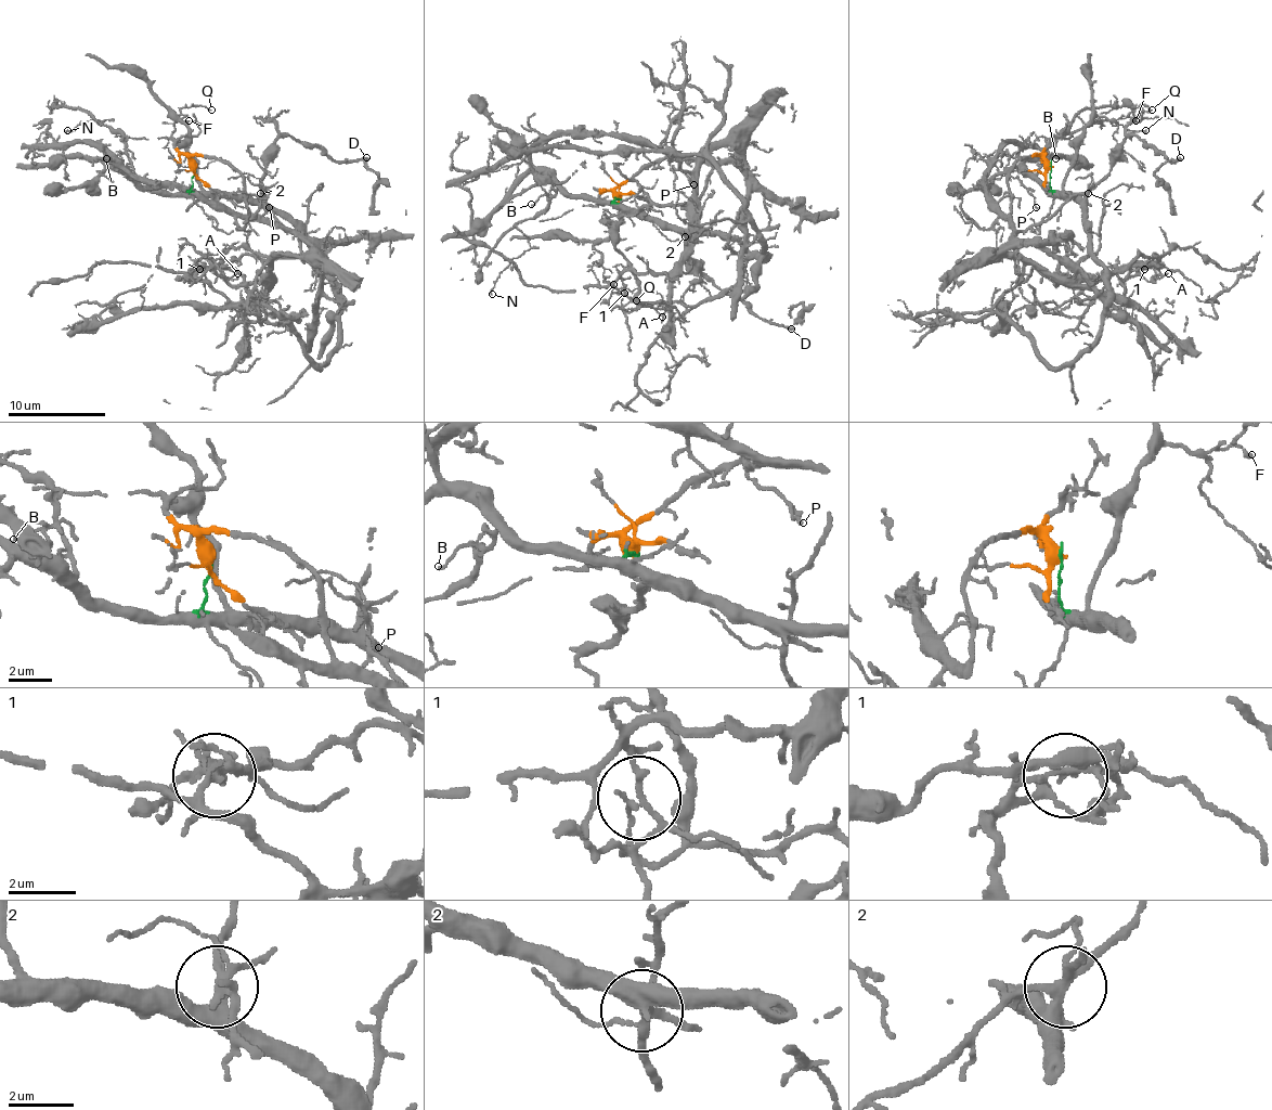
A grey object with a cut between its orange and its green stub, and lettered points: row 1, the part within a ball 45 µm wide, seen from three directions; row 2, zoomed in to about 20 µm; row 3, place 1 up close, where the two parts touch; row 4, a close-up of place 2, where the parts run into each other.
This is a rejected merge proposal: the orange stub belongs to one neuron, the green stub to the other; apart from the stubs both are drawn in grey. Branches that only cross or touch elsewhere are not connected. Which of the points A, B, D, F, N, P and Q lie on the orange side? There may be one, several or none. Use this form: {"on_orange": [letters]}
{"on_orange": ["A", "P"]}

